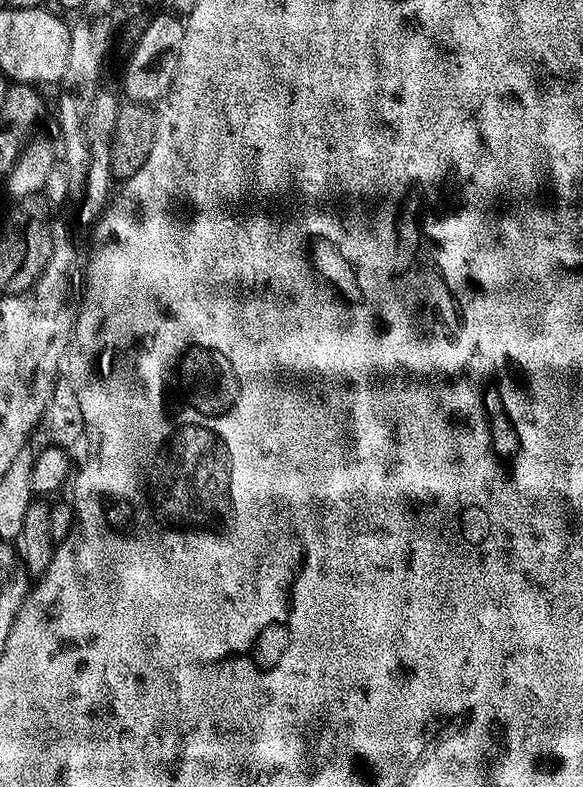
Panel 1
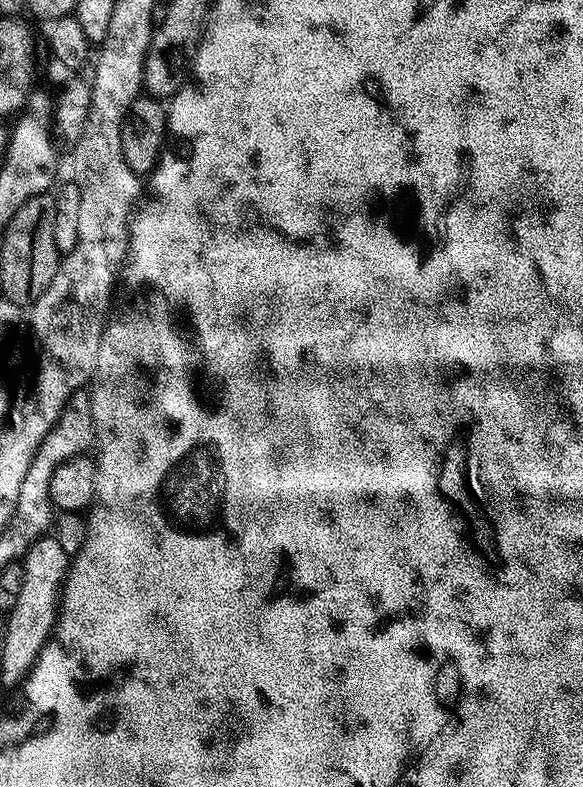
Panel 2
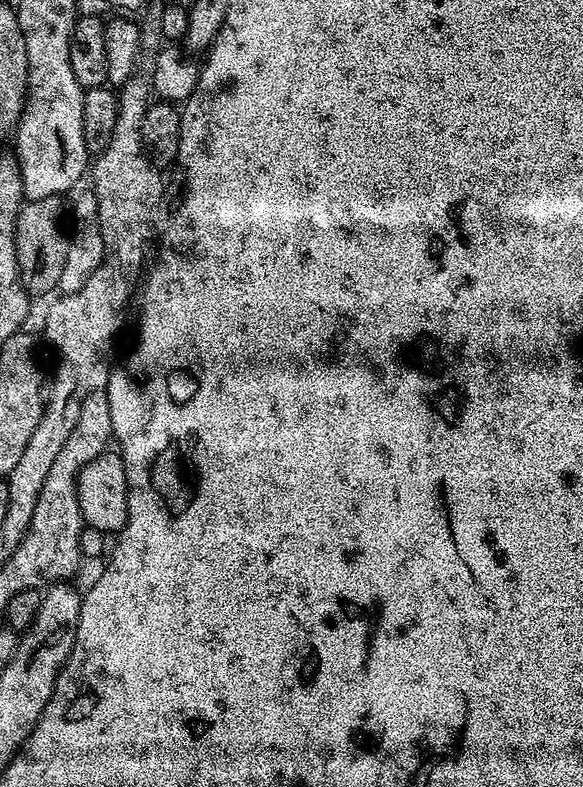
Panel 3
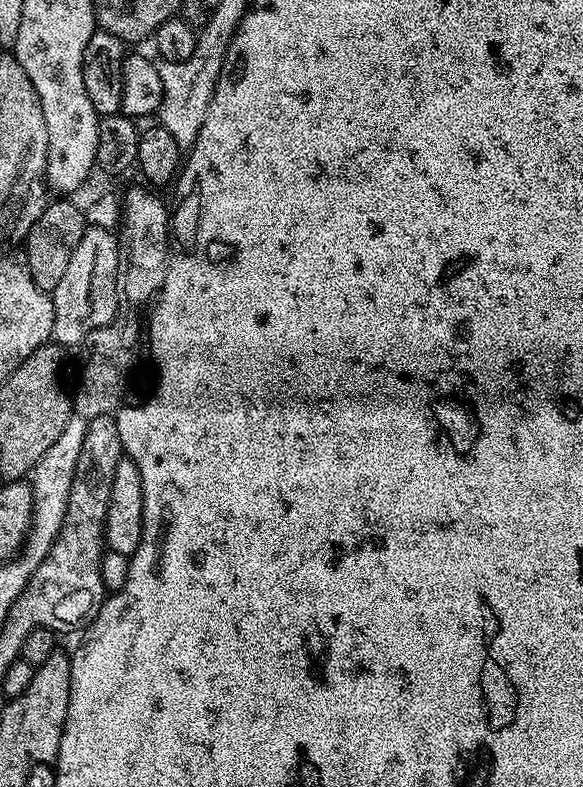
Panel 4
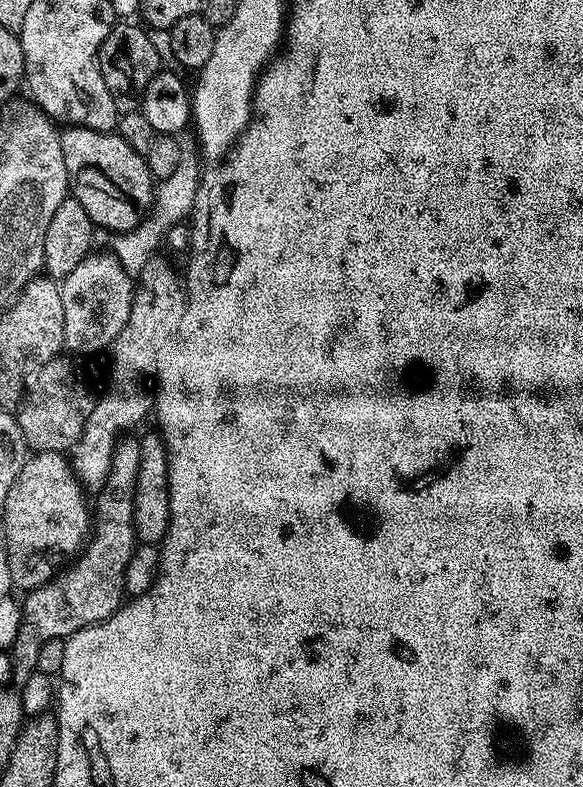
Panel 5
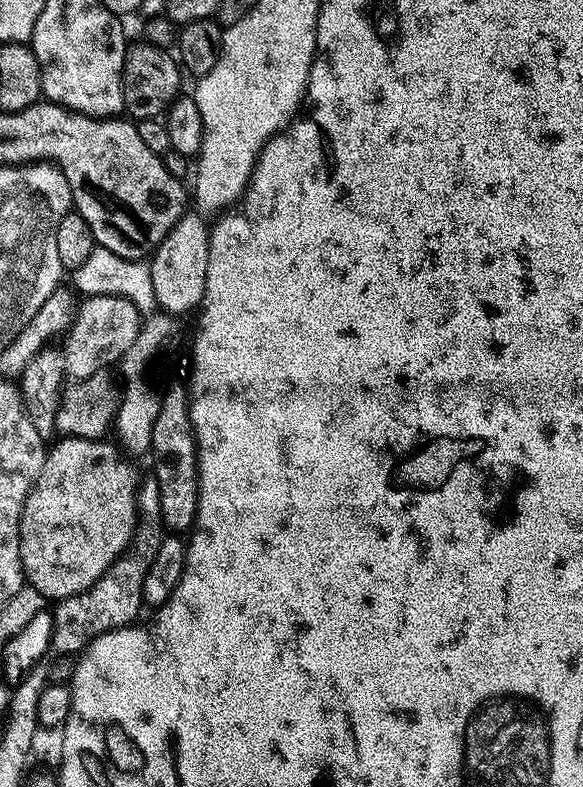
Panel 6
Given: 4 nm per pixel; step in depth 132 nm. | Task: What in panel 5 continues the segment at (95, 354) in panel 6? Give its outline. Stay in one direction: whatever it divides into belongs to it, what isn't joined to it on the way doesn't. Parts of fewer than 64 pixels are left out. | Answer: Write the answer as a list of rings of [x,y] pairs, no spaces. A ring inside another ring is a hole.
[[[96,250],[78,262],[60,284],[64,348],[69,353],[100,352],[111,346],[114,338],[122,334],[122,326],[128,324],[133,287],[133,277],[111,251]]]

